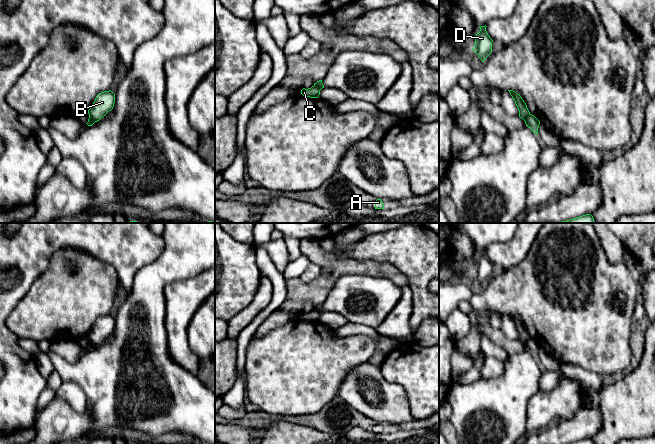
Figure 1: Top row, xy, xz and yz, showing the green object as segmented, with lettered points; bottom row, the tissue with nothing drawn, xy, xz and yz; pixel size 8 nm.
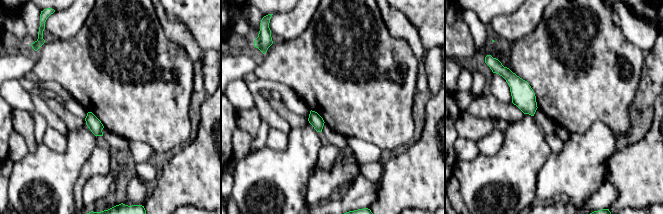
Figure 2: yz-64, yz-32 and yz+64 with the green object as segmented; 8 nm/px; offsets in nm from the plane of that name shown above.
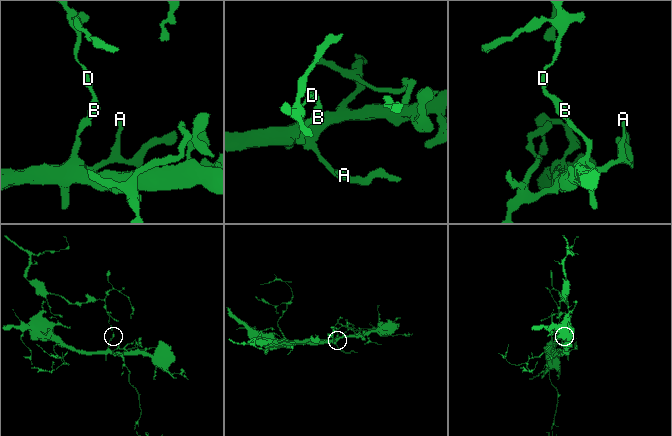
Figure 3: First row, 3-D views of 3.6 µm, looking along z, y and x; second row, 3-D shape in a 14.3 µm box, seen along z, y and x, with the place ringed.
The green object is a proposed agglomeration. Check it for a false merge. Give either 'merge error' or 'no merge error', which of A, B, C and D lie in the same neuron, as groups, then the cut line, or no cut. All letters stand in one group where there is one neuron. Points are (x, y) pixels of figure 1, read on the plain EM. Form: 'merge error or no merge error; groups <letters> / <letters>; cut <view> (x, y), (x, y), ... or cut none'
merge error; groups A C / B D; cut yz (530, 338), (525, 345)

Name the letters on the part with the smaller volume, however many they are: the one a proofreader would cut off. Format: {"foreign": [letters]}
{"foreign": ["B", "D"]}

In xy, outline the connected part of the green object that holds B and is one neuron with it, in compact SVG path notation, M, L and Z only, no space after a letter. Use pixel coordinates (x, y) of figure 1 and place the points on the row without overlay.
M111 314L99 317L88 334L89 341L94 347L99 345L113 333L114 327L115 318Z

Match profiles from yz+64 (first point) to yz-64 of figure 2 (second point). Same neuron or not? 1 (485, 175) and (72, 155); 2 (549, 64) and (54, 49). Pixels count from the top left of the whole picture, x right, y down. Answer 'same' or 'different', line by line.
1: same
2: same

